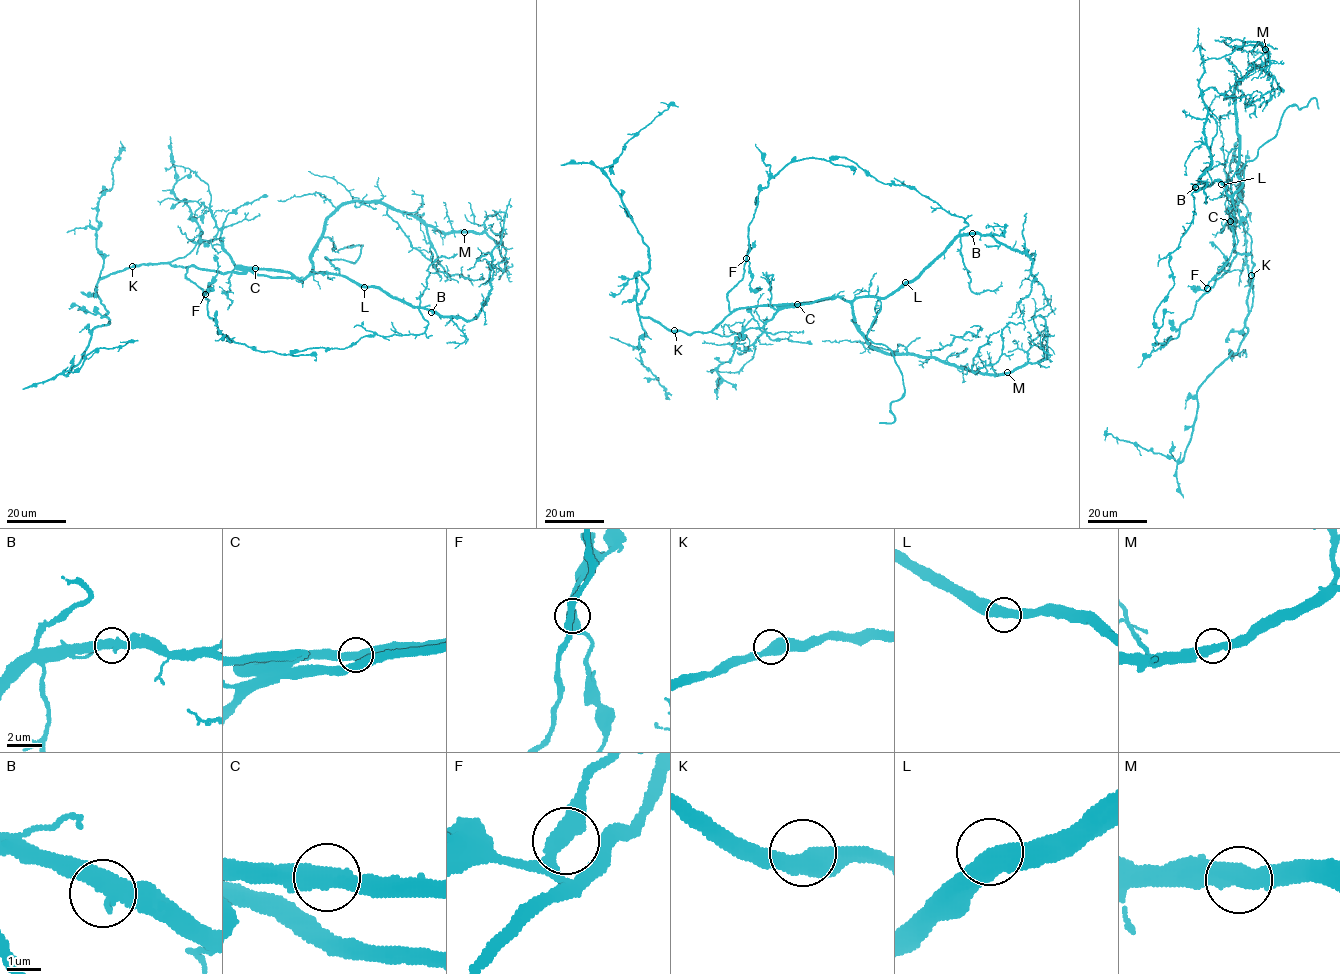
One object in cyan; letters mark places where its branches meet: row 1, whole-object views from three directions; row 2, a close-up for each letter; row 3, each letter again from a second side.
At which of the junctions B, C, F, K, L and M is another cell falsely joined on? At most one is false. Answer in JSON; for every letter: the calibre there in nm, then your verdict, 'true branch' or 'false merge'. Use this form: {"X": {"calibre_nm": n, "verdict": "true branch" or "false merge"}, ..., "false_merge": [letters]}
{"B": {"calibre_nm": 480, "verdict": "true branch"}, "C": {"calibre_nm": 480, "verdict": "true branch"}, "F": {"calibre_nm": 480, "verdict": "true branch"}, "K": {"calibre_nm": 500, "verdict": "true branch"}, "L": {"calibre_nm": 500, "verdict": "true branch"}, "M": {"calibre_nm": 480, "verdict": "true branch"}, "false_merge": []}

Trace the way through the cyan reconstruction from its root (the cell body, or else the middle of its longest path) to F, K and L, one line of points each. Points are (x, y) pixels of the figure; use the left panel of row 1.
F: (216, 271), (194, 266), (187, 268), (186, 278), (202, 289), (205, 297), (205, 294)
K: (216, 271), (168, 263), (132, 266)
L: (216, 271), (251, 270), (272, 277), (302, 279), (328, 272), (345, 275), (364, 287)

